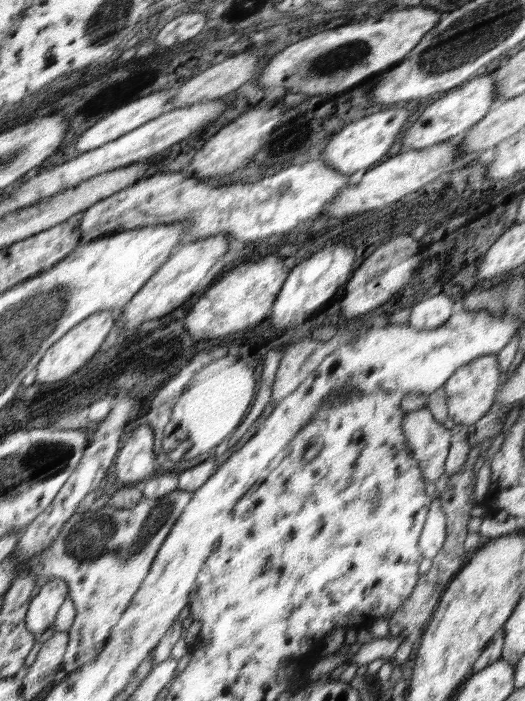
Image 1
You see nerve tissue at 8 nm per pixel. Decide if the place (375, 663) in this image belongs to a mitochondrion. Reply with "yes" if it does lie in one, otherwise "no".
no

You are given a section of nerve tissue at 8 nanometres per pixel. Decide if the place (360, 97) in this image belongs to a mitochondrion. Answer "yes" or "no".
no

